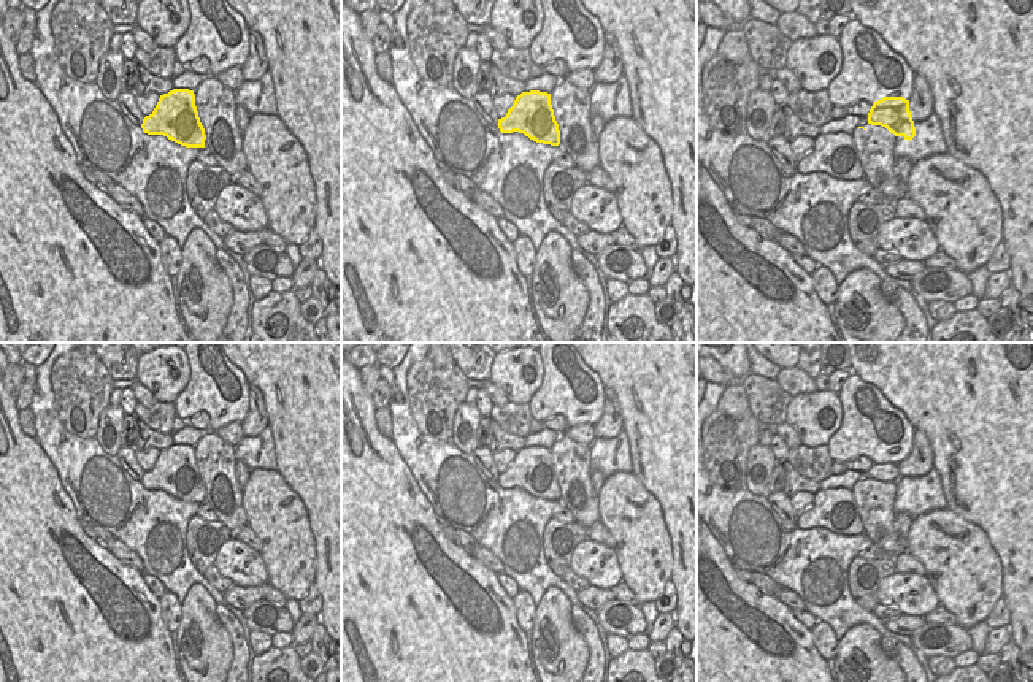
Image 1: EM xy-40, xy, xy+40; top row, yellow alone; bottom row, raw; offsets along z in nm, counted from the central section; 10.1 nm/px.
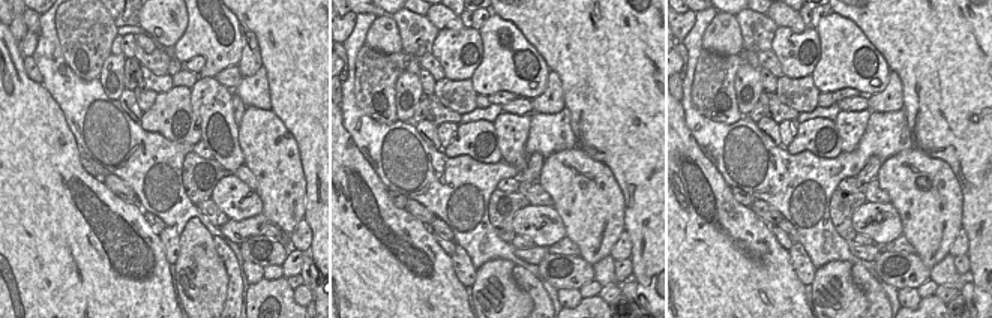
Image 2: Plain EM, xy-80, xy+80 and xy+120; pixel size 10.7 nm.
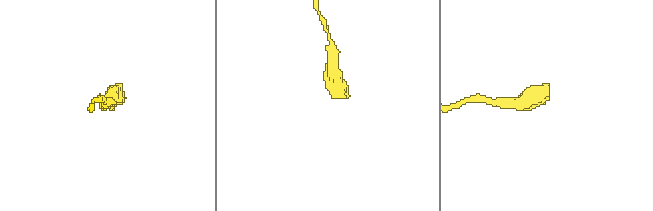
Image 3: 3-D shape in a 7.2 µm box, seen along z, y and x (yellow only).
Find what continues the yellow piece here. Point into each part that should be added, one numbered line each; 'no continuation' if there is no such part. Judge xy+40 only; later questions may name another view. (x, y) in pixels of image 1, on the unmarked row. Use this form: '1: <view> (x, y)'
1: xy+40 (854, 498)

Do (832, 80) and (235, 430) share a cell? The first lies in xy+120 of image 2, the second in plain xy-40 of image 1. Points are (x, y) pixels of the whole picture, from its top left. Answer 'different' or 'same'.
different

